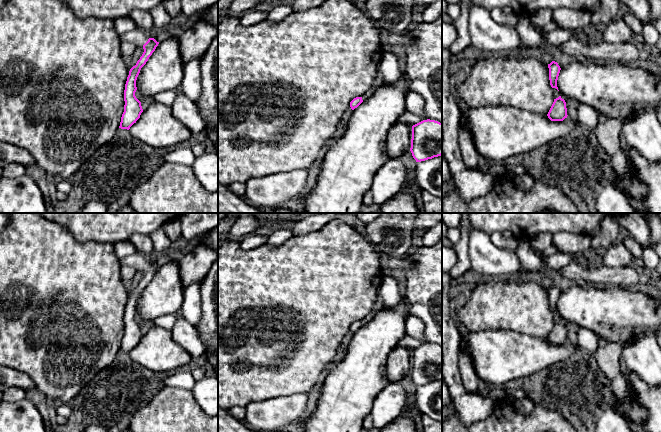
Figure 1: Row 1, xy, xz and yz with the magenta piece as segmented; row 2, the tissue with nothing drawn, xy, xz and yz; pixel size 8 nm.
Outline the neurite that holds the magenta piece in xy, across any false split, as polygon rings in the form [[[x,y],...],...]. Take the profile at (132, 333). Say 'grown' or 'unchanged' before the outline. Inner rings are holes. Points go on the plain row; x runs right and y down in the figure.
grown | [[[136,252],[119,260],[122,268],[131,267],[135,270],[142,270],[144,273],[142,280],[137,285],[136,289],[130,293],[127,301],[124,314],[124,336],[119,350],[121,353],[129,354],[130,351],[140,342],[140,339],[143,336],[141,326],[135,320],[137,314],[136,304],[141,292],[146,288],[149,281],[159,268],[159,266],[154,262],[151,262],[150,259],[151,258],[146,255]]]

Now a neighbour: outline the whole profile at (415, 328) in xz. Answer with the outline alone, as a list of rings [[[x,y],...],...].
[[[409,315],[406,319],[406,335],[413,339],[421,339],[424,336],[425,325],[418,317]]]

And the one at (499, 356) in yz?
[[[510,330],[470,332],[467,335],[461,336],[461,340],[466,342],[465,350],[472,359],[479,380],[482,380],[487,386],[493,388],[503,387],[509,381],[525,378],[549,368],[554,363],[563,362],[569,358],[575,350],[574,345],[568,341],[563,345],[551,345],[547,339],[523,335]]]

